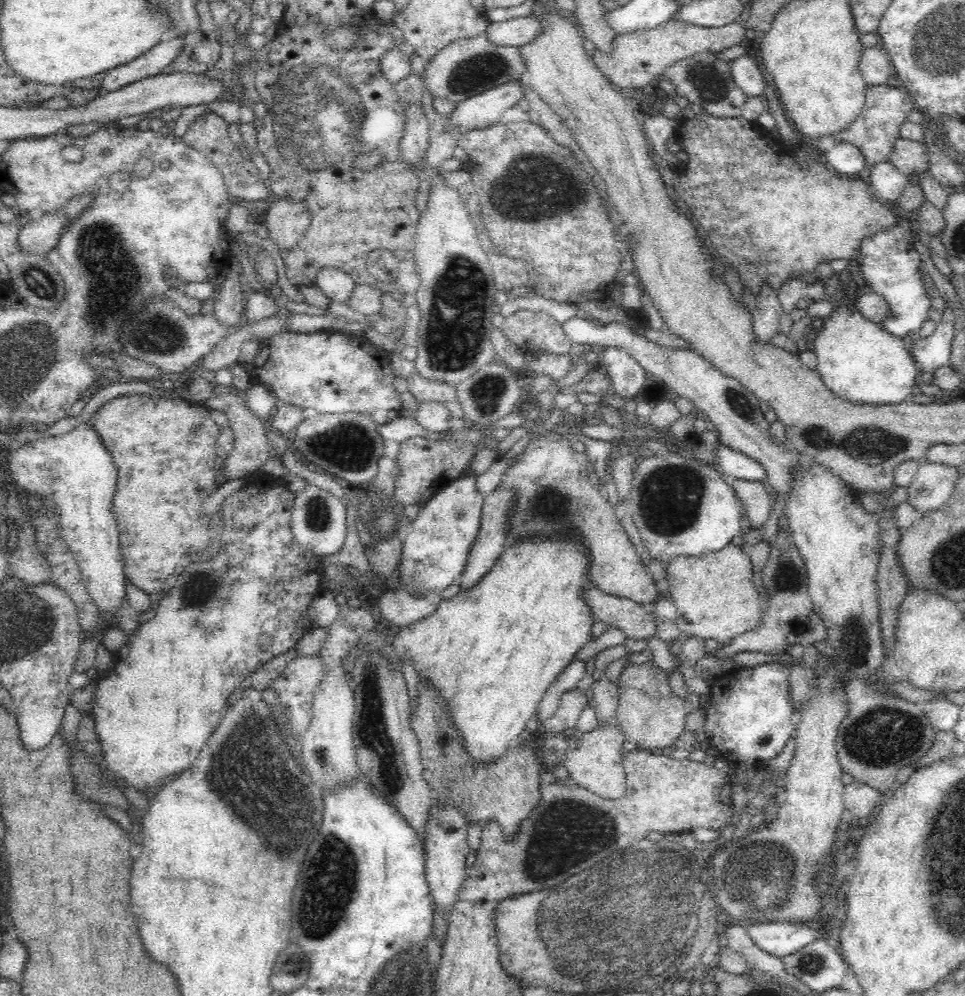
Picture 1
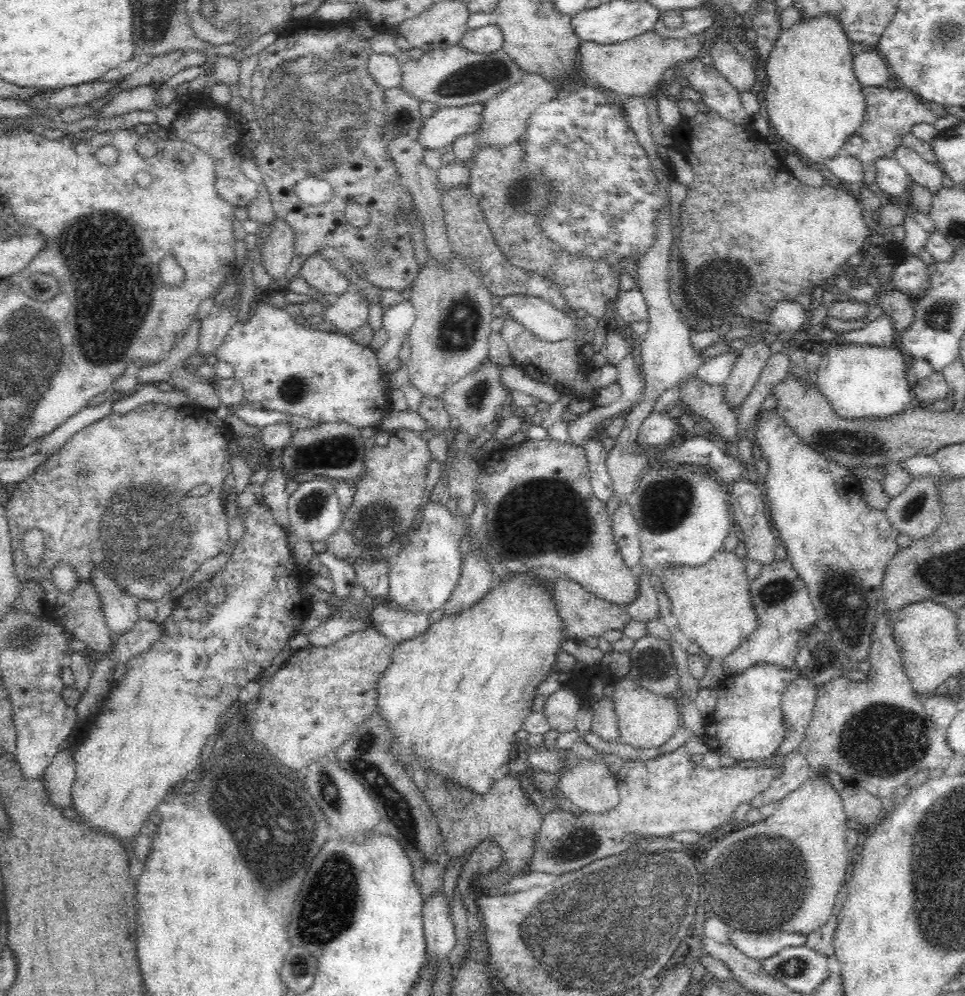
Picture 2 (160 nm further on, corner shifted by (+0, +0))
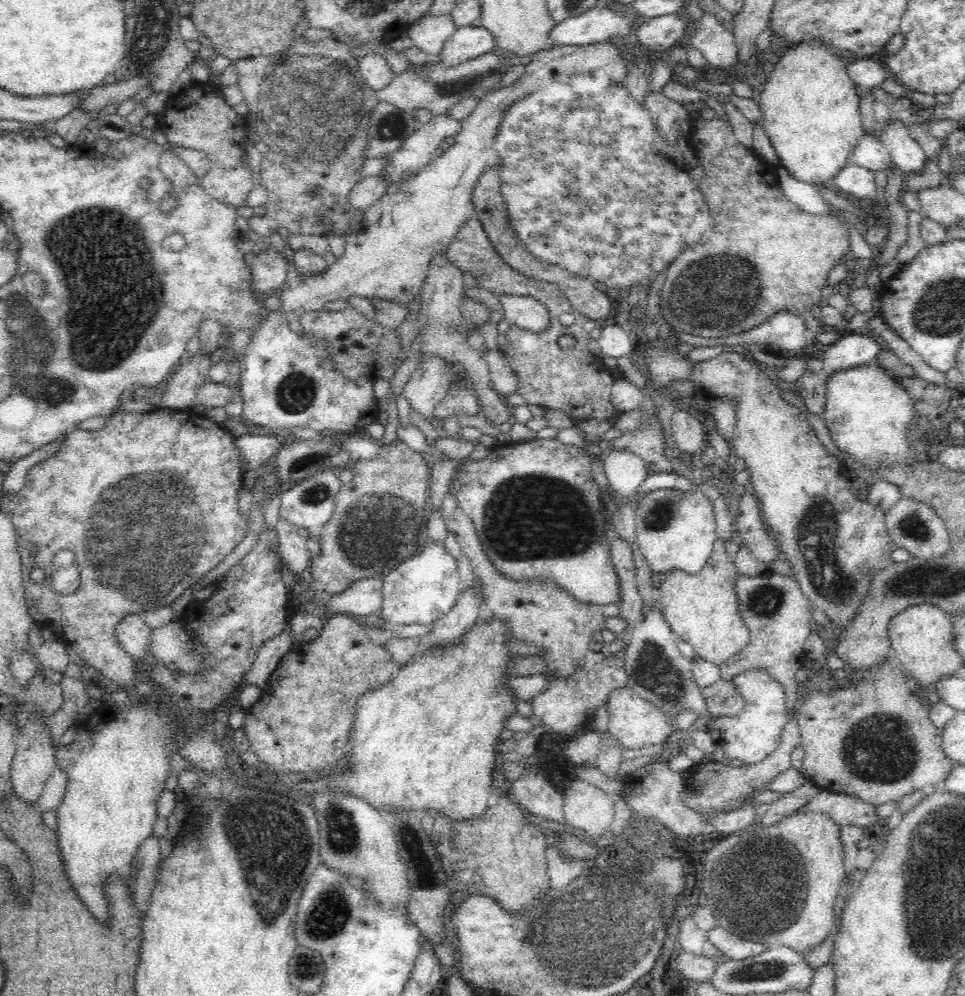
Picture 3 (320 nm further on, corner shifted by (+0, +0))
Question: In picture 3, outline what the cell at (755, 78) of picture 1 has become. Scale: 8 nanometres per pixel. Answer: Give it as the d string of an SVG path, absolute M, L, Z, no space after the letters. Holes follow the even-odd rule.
M704 14L690 37L690 46L704 56L707 64L716 68L732 68L739 62L732 33L729 28L724 29L717 16Z

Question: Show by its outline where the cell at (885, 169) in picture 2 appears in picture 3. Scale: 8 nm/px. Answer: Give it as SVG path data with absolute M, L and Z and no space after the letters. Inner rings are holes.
M864 132L852 152L855 164L871 170L890 170L893 160L890 151L883 144L878 134Z

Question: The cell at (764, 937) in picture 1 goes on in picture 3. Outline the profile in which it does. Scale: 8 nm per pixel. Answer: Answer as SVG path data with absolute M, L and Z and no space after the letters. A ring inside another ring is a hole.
M716 926L707 932L707 938L716 947L718 955L724 958L724 960L744 960L744 958L756 956L760 952L764 952L768 947L750 940L743 940Z

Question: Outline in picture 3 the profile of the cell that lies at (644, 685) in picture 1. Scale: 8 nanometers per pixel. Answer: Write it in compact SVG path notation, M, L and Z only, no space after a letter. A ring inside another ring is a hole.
M627 686L614 689L606 700L608 711L608 729L610 737L616 739L624 749L639 749L655 744L661 744L666 740L666 736L677 733L675 724L666 717L662 709L658 709L654 703L634 694Z

